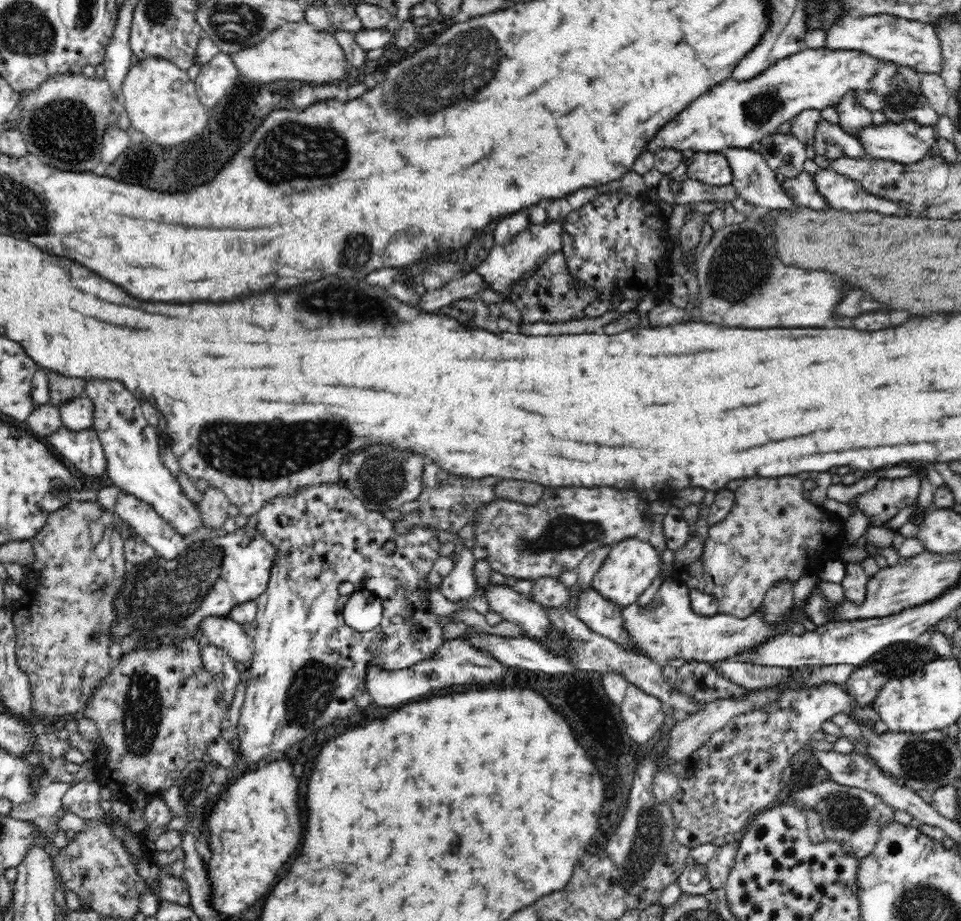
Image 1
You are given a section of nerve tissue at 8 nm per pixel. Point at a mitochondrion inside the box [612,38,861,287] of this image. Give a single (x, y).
(758, 110)

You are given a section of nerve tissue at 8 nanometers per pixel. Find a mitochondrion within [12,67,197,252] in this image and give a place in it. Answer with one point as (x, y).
(65, 131)

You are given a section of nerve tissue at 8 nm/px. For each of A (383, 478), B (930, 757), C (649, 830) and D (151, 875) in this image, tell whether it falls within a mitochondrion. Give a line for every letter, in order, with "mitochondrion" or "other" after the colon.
A: mitochondrion
B: mitochondrion
C: mitochondrion
D: other

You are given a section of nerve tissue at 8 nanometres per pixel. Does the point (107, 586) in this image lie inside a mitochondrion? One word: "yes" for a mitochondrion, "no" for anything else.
yes

